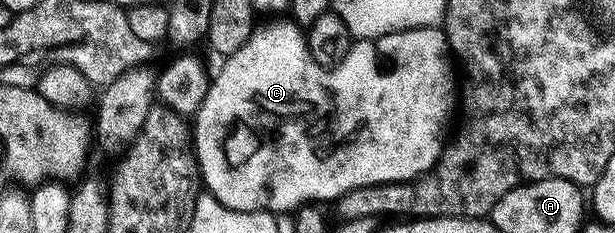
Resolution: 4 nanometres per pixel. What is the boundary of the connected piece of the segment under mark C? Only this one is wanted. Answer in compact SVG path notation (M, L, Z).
M294 22L286 23L271 24L268 28L256 27L249 42L245 42L245 46L241 46L241 50L237 50L233 56L226 57L222 61L223 69L216 76L214 74L213 79L208 83L205 98L199 109L193 113L195 120L193 157L202 187L225 207L235 211L294 213L304 202L323 202L319 200L335 202L346 192L358 188L374 184L410 182L432 171L443 154L445 147L443 131L447 128L447 119L457 112L457 72L456 69L455 72L451 69L453 56L447 46L447 33L438 27L410 28L404 32L379 36L375 40L356 39L343 61L337 67L328 69L311 60L304 33L299 25Z

